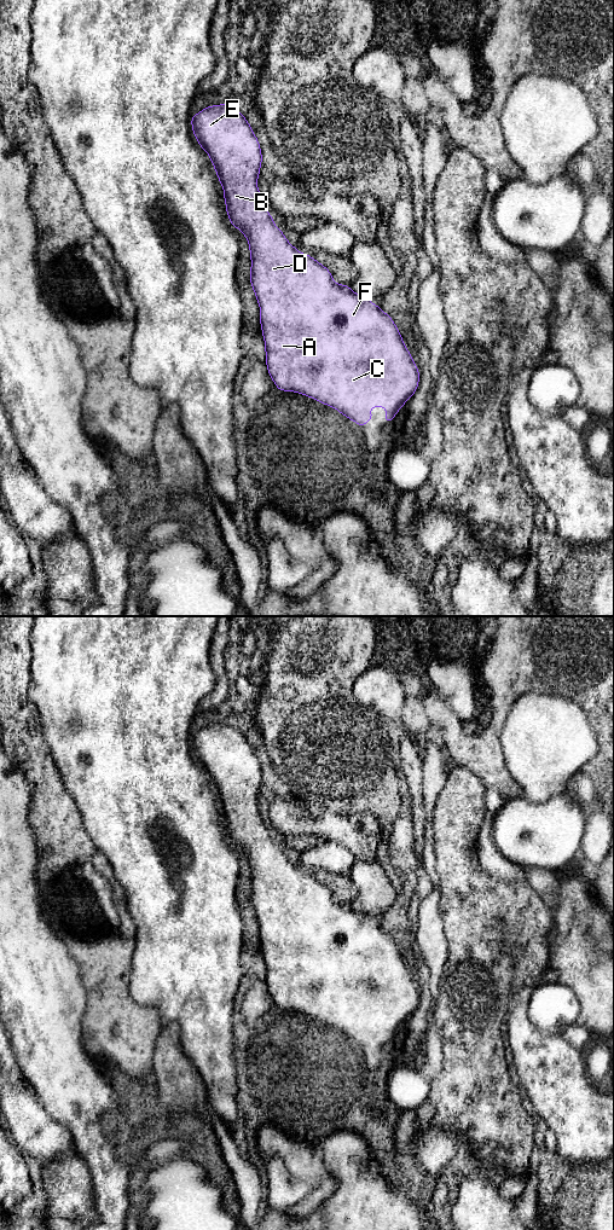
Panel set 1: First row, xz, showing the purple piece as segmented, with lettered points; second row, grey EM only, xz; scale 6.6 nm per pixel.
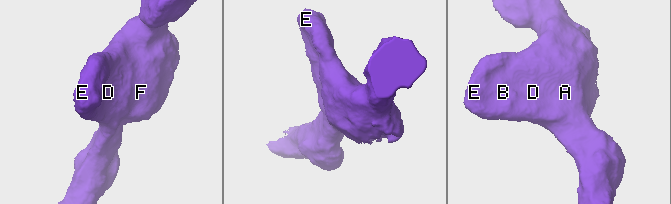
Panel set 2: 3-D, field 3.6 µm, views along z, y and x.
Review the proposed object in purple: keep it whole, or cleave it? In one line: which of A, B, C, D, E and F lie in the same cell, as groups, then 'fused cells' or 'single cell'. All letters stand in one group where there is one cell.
A B C D E F; single cell

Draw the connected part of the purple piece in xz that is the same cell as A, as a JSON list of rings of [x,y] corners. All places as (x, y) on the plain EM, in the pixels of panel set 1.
[[[222,721],[220,724],[209,724],[208,726],[191,735],[191,745],[197,761],[208,772],[216,790],[218,797],[224,807],[224,819],[226,823],[227,836],[230,837],[232,846],[238,847],[242,853],[245,854],[249,861],[251,880],[250,905],[254,907],[260,926],[260,944],[265,959],[266,985],[270,996],[276,1003],[276,1006],[282,1010],[299,1011],[312,1016],[313,1019],[319,1020],[329,1026],[334,1026],[341,1033],[355,1040],[360,1046],[363,1046],[369,1039],[373,1037],[373,1032],[369,1029],[373,1026],[386,1026],[387,1031],[383,1034],[383,1039],[392,1042],[399,1028],[416,1011],[419,1003],[419,988],[416,985],[411,971],[406,968],[400,950],[390,934],[384,932],[380,924],[372,922],[367,916],[355,912],[349,906],[349,904],[335,901],[331,890],[324,883],[319,882],[311,874],[299,870],[294,864],[289,861],[283,849],[280,849],[274,843],[273,836],[268,831],[257,806],[259,793],[262,783],[260,761],[243,732],[233,727],[228,721]]]

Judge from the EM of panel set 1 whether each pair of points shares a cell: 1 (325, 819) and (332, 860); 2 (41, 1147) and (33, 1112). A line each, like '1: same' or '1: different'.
1: different
2: same

